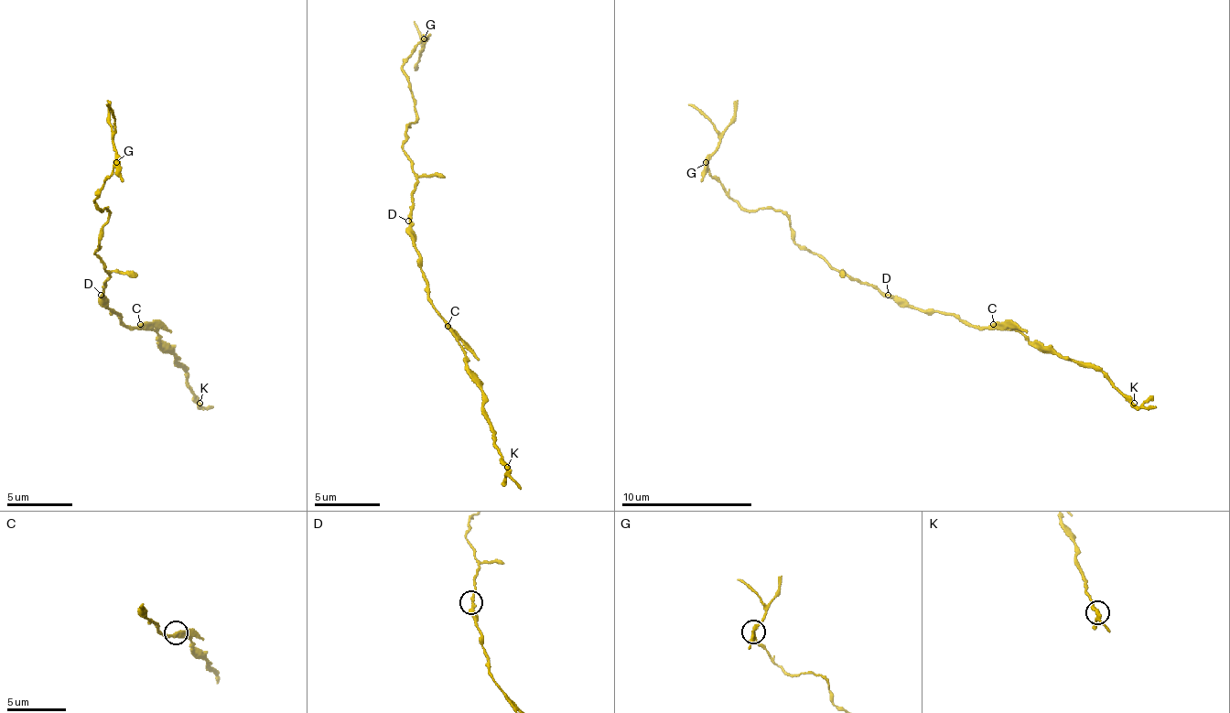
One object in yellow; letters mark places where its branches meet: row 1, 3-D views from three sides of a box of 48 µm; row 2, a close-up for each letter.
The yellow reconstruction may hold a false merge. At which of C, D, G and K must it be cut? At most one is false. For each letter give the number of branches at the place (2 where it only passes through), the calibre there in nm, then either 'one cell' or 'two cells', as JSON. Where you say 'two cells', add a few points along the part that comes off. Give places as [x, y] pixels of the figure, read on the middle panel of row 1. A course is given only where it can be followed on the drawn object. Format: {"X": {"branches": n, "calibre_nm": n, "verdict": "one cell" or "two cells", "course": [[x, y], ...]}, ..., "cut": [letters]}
{"C": {"branches": 2, "calibre_nm": 300, "verdict": "one cell"}, "D": {"branches": 2, "calibre_nm": 280, "verdict": "one cell"}, "G": {"branches": 3, "calibre_nm": 260, "verdict": "two cells", "course": [[425, 39], [421, 53], [415, 20]]}, "K": {"branches": 3, "calibre_nm": 260, "verdict": "one cell"}, "cut": ["G"]}

